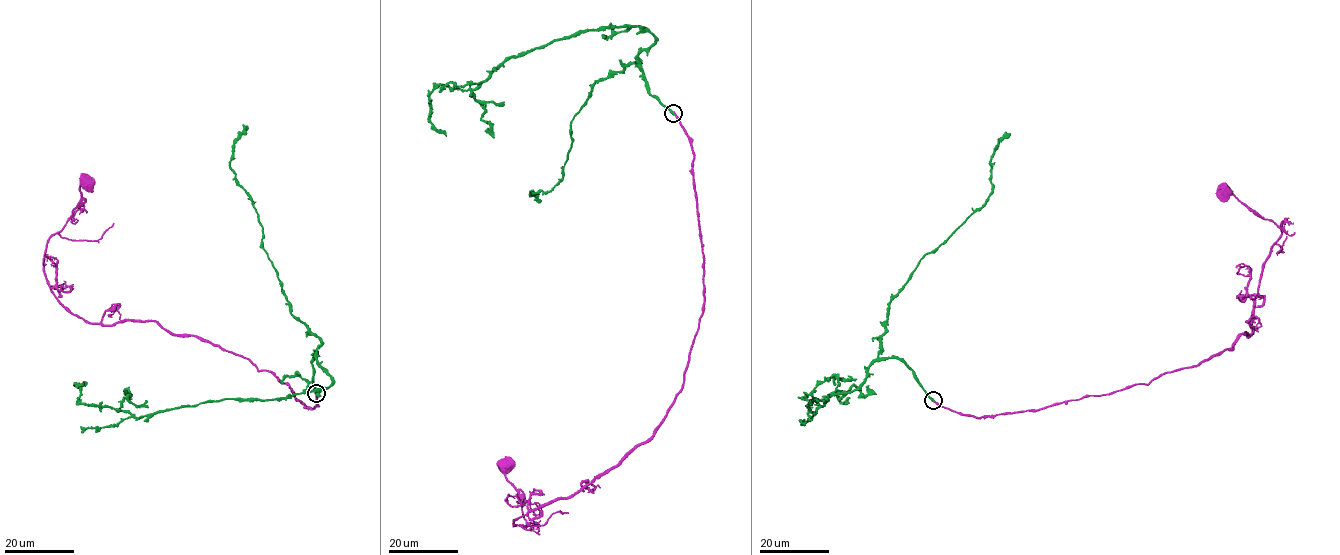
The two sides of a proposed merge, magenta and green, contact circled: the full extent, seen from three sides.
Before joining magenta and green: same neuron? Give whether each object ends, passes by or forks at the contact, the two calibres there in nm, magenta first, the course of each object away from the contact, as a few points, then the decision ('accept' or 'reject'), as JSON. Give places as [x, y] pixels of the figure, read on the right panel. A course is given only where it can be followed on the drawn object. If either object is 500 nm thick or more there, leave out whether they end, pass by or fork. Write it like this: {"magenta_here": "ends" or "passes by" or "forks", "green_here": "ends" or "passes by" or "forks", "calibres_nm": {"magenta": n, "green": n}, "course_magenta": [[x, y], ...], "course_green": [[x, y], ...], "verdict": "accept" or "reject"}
{"magenta_here": "ends", "green_here": "ends", "calibres_nm": {"magenta": 380, "green": 480}, "course_magenta": [[933, 400], [976, 417], [1036, 410], [1149, 384], [1233, 348], [1251, 335], [1262, 264], [1280, 229], [1225, 193]], "course_green": [[933, 400], [892, 358], [853, 391], [812, 398], [815, 413], [820, 405], [802, 399], [856, 379]], "verdict": "reject"}

